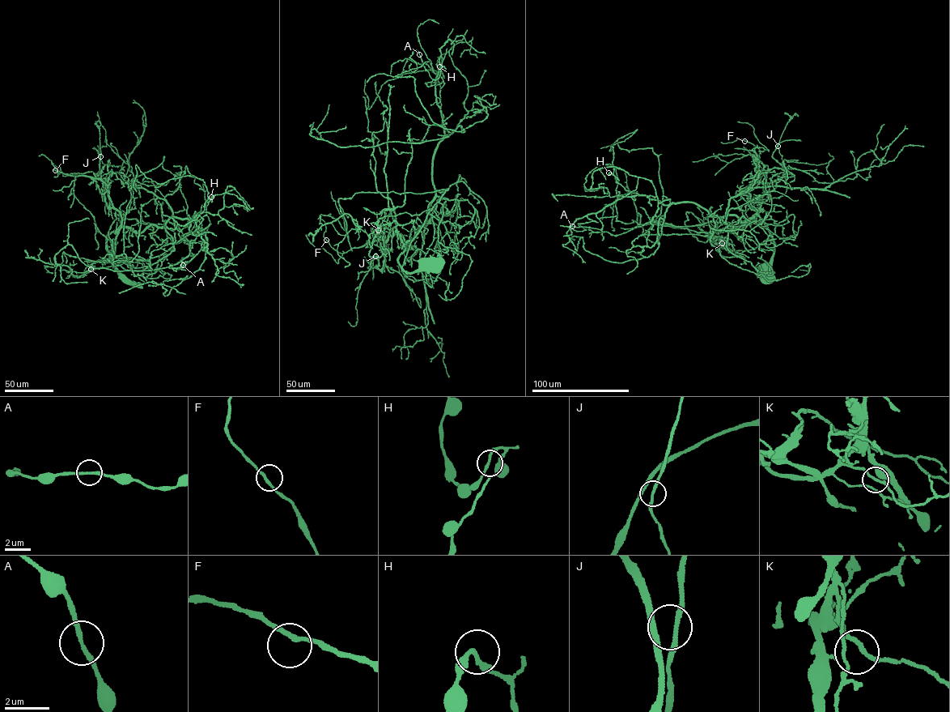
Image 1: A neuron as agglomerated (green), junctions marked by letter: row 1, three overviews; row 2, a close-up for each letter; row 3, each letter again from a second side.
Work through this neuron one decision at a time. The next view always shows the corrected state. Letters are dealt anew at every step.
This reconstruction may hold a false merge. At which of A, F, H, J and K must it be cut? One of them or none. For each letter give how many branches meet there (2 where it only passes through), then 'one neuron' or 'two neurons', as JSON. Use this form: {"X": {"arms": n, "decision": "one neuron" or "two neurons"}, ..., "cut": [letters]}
{"A": {"arms": 2, "decision": "one neuron"}, "F": {"arms": 2, "decision": "one neuron"}, "H": {"arms": 2, "decision": "one neuron"}, "J": {"arms": 2, "decision": "one neuron"}, "K": {"arms": 2, "decision": "one neuron"}, "cut": []}

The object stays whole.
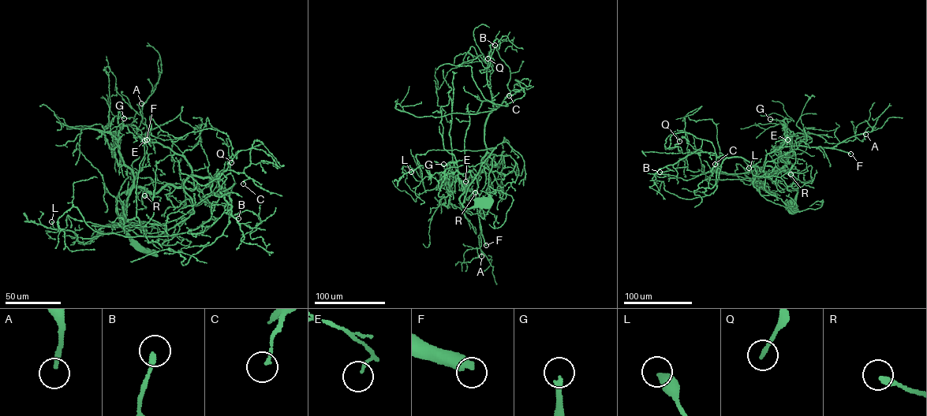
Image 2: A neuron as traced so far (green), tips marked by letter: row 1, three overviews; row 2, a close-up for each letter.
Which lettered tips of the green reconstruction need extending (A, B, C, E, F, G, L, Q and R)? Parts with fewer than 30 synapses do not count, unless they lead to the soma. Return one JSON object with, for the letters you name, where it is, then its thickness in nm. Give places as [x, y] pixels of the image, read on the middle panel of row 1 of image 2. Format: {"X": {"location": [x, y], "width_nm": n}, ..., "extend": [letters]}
{"A": {"location": [481, 256], "width_nm": 240}, "F": {"location": [486, 245], "width_nm": 480}, "extend": ["A", "F"]}

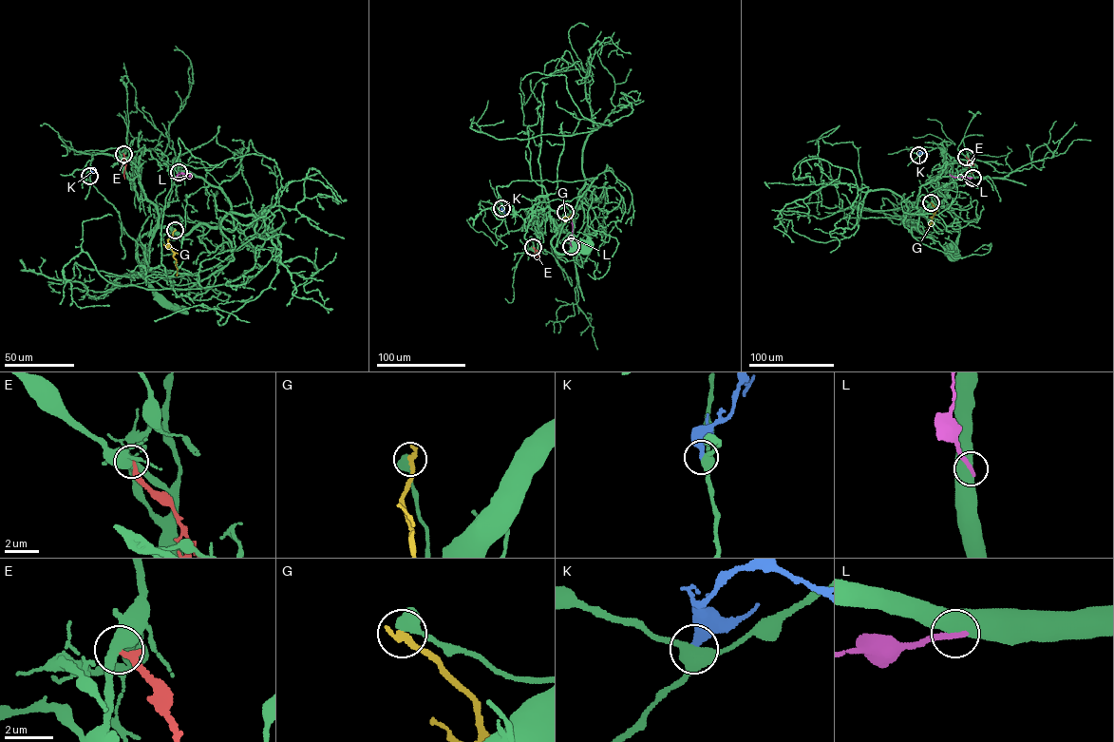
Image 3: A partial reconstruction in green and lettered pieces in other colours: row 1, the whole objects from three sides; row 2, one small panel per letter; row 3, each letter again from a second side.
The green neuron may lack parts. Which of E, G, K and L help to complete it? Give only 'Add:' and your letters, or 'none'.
Add: none

